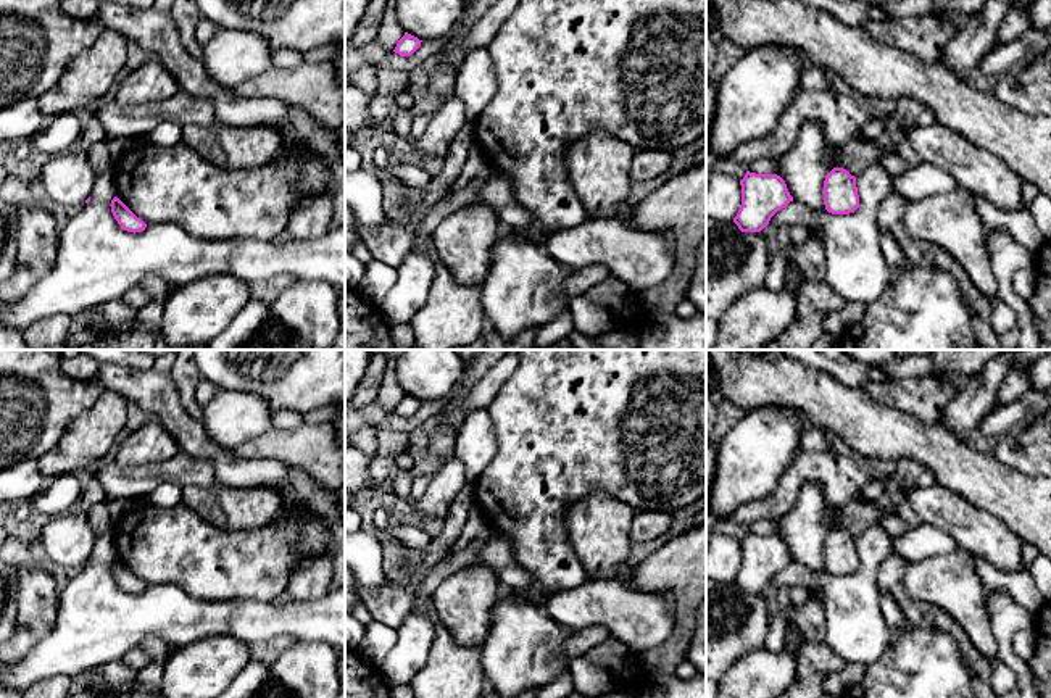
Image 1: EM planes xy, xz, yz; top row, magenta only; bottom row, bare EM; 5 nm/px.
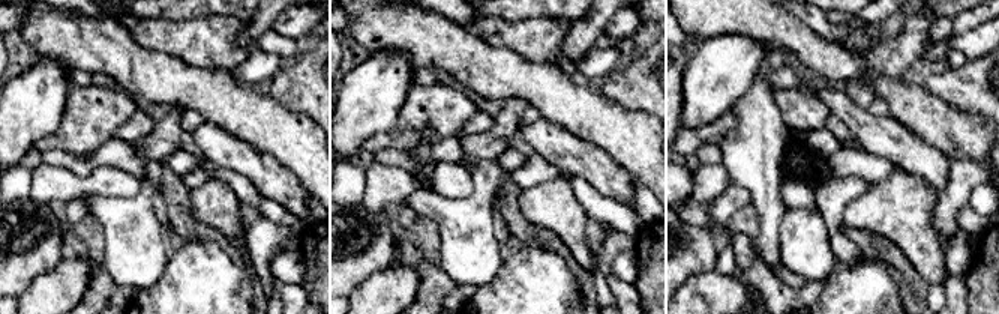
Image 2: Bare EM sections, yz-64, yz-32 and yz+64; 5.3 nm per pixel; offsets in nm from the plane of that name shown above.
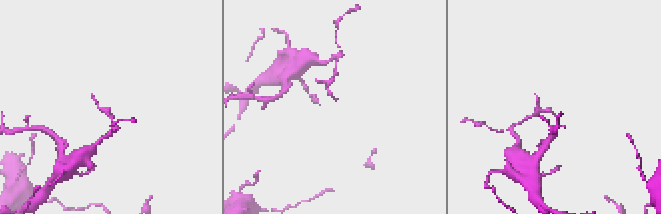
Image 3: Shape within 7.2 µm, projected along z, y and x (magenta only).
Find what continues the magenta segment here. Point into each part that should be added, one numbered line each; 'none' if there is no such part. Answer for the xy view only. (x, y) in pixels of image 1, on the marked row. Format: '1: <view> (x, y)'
none

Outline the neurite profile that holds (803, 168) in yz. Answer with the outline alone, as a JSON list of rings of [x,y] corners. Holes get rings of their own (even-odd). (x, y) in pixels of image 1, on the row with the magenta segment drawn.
[[[808,121],[801,126],[790,152],[775,156],[777,176],[780,176],[795,202],[801,202],[816,211],[825,210],[824,181],[833,169],[829,152],[833,148],[820,123]]]

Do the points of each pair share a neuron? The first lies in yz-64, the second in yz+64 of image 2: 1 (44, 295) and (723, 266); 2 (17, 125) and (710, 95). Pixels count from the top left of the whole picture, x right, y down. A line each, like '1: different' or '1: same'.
1: different
2: same

